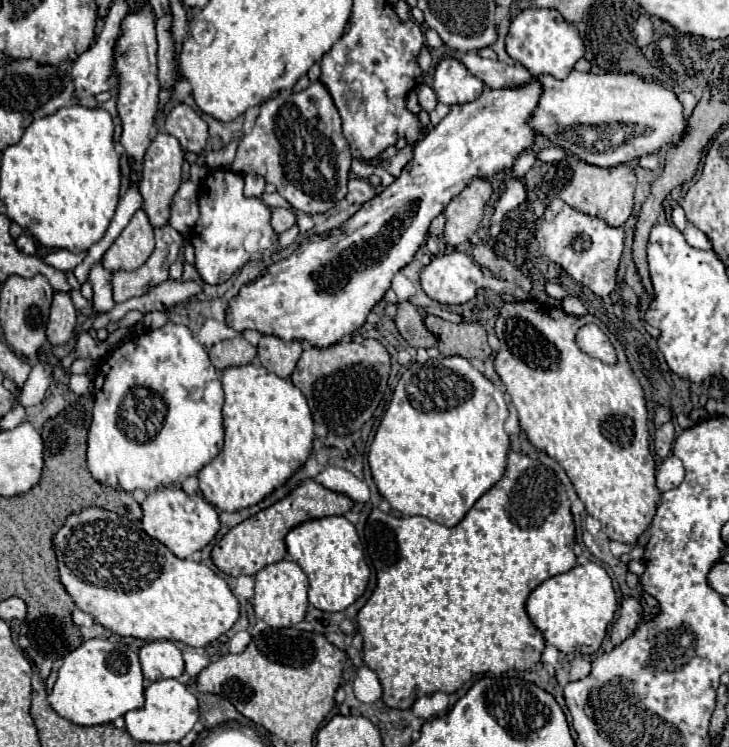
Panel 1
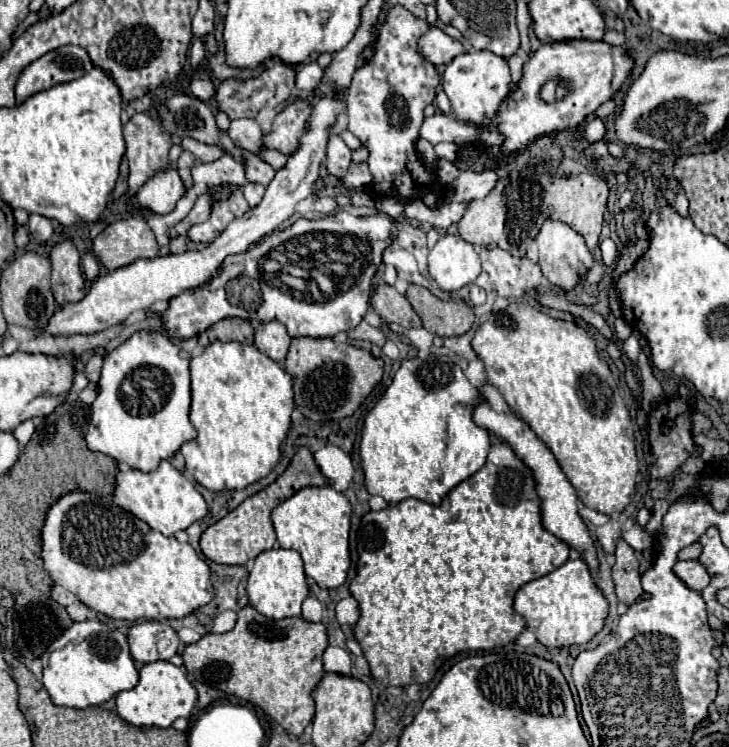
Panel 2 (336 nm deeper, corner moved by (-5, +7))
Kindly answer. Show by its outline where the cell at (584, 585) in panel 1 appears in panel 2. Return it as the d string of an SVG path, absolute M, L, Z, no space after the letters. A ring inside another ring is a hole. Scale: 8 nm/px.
M583 559L567 561L549 575L525 583L515 595L515 611L525 617L527 629L535 631L539 643L545 647L571 647L589 643L605 627L607 609L609 603Z

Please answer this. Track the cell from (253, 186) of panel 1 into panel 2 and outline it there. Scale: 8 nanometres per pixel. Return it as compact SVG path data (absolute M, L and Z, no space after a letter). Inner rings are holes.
M247 183L243 185L243 195L251 207L257 207L265 195L265 187L259 183Z

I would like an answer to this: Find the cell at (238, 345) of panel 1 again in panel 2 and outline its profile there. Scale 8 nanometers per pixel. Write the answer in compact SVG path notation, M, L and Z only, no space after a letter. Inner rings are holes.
M223 319L199 335L199 343L205 347L213 341L239 341L245 345L253 343L253 325L241 319Z

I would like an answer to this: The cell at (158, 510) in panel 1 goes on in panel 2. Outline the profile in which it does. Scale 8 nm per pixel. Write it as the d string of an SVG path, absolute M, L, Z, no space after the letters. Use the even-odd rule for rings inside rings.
M161 461L159 467L151 473L143 473L137 469L121 469L117 473L117 487L113 493L113 501L125 511L145 521L151 529L161 531L167 537L175 535L177 531L185 531L189 525L201 521L209 513L203 495L169 461Z

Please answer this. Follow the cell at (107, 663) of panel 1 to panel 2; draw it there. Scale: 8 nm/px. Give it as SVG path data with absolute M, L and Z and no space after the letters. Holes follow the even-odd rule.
M99 621L73 623L51 647L43 665L43 685L55 705L87 709L103 705L117 693L133 689L139 683L139 671L129 653L127 637L119 631L109 631Z

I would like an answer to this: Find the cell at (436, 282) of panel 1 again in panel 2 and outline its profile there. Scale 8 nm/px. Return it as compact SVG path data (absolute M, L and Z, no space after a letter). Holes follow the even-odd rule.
M445 235L429 251L429 275L441 291L457 291L481 273L481 261L473 245L459 235Z

